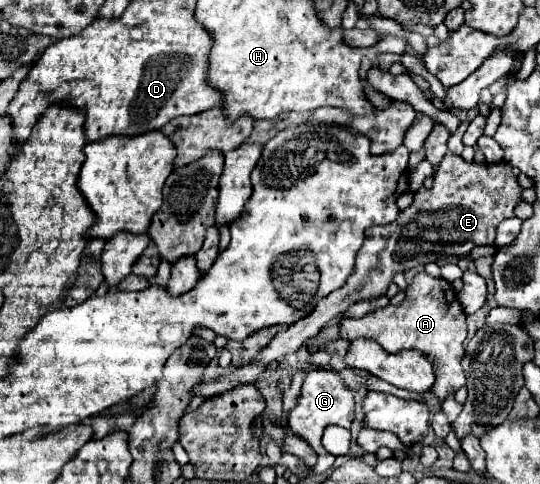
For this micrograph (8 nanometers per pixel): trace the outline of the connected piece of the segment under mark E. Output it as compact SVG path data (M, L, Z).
M446 154L434 174L434 186L430 190L420 188L414 194L412 206L402 210L392 224L374 226L366 230L366 242L358 252L354 274L350 274L350 278L342 288L322 298L312 314L280 330L272 338L272 342L256 354L252 362L228 374L222 374L210 382L202 382L194 386L192 396L214 398L218 394L234 390L236 386L258 382L262 370L270 362L296 352L308 338L314 338L330 320L340 318L350 304L370 296L378 298L386 294L388 284L392 282L394 274L400 270L406 272L418 264L428 264L436 260L436 256L440 254L466 256L466 252L470 252L476 246L494 246L496 228L502 220L514 216L514 206L520 202L520 192L522 188L518 186L510 164L506 162L474 164L474 162L464 162L460 156Z

